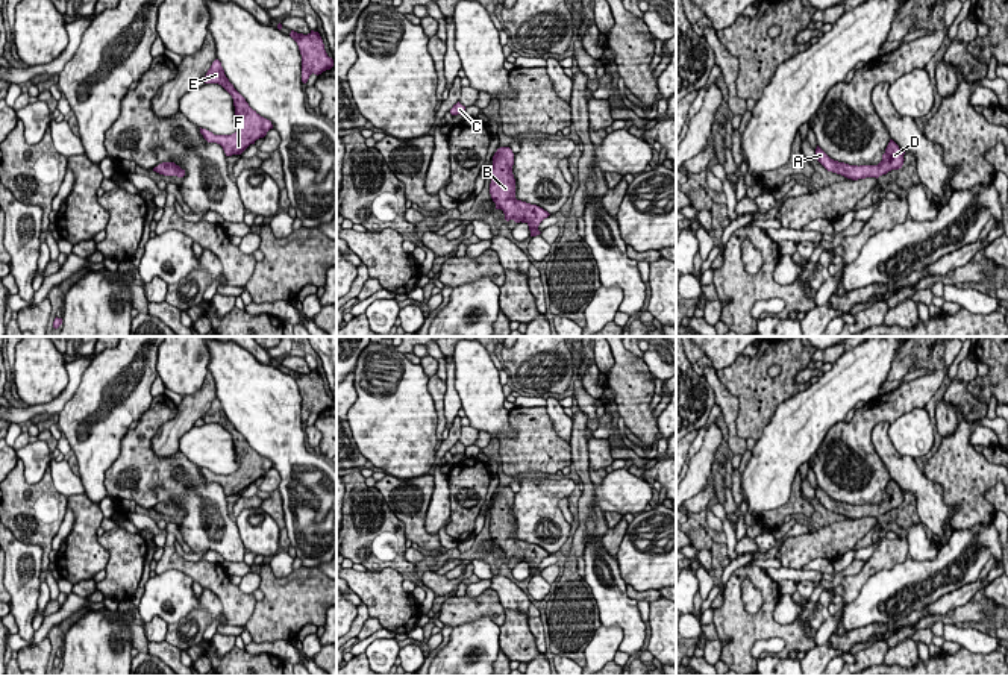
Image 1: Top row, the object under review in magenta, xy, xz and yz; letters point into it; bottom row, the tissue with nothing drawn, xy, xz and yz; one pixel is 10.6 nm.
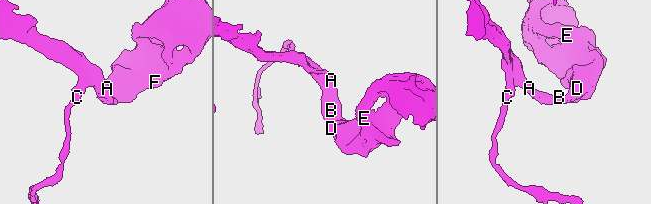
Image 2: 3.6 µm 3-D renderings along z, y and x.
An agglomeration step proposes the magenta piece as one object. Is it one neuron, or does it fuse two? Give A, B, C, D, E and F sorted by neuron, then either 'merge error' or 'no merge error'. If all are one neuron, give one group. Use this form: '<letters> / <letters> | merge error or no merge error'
A B C D E F | no merge error

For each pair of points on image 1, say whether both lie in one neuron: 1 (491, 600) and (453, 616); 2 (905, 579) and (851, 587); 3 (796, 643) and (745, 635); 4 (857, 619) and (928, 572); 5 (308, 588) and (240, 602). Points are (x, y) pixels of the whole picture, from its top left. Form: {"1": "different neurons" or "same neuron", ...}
{"1": "same neuron", "2": "different neurons", "3": "same neuron", "4": "same neuron", "5": "different neurons"}

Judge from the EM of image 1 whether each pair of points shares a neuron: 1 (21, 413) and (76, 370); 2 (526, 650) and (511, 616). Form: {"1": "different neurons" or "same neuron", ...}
{"1": "same neuron", "2": "same neuron"}

